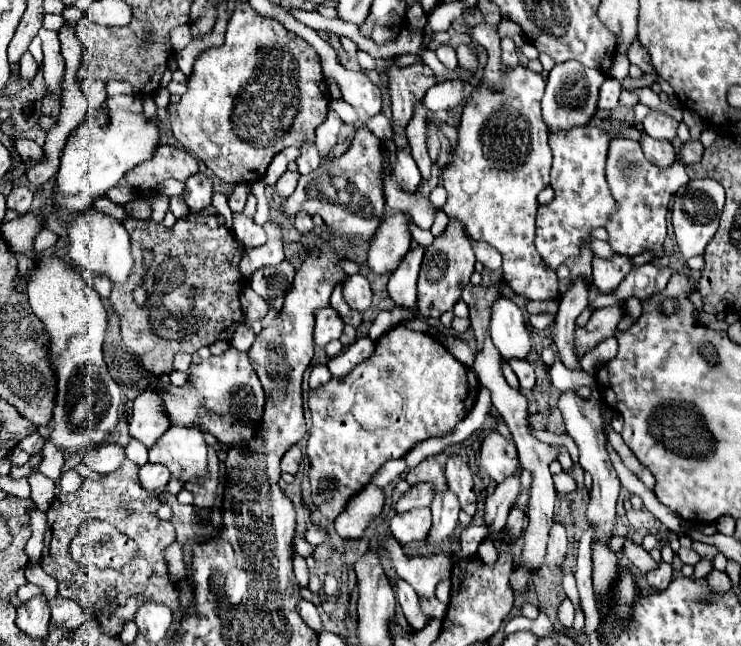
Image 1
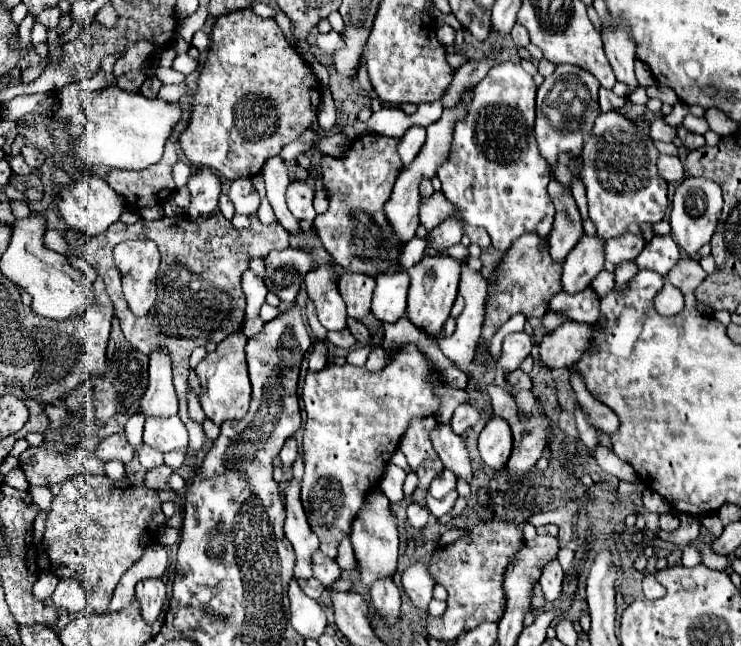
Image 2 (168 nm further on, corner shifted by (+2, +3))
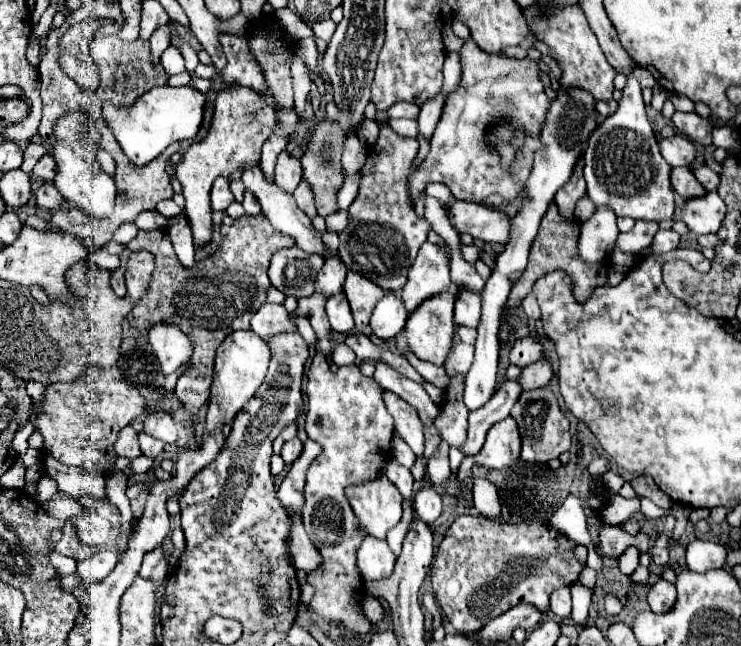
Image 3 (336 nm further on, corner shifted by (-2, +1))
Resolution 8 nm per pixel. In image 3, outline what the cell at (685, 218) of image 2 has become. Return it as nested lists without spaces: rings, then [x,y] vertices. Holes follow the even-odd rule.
[[[707,192],[701,198],[687,200],[681,220],[689,226],[689,230],[697,236],[717,232],[725,218],[725,202],[717,192]]]

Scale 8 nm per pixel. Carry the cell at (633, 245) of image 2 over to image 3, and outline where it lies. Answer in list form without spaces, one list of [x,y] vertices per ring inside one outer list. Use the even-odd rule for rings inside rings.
[[[637,220],[633,230],[627,234],[619,234],[617,246],[625,252],[641,252],[653,242],[653,236],[657,234],[659,224],[653,220]]]

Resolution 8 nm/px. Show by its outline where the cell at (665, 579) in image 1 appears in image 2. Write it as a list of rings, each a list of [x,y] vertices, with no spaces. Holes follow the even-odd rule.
[[[647,574],[645,580],[643,580],[643,594],[645,594],[645,598],[649,598],[649,600],[657,600],[657,598],[665,596],[665,588],[655,580],[653,574]]]

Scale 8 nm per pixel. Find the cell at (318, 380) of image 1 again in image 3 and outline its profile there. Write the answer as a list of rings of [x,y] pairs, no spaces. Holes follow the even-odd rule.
[[[313,292],[307,298],[299,298],[297,314],[305,316],[311,322],[311,326],[313,326],[317,338],[319,338],[317,350],[323,350],[325,354],[329,354],[329,350],[331,350],[331,340],[329,340],[331,326],[329,326],[329,320],[327,320],[325,302],[327,302],[327,296],[321,296],[321,292]]]

